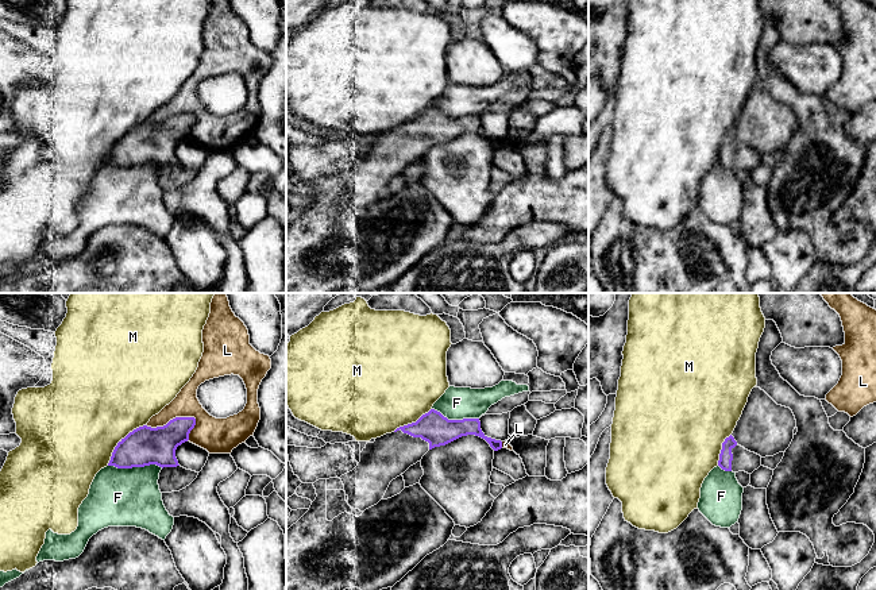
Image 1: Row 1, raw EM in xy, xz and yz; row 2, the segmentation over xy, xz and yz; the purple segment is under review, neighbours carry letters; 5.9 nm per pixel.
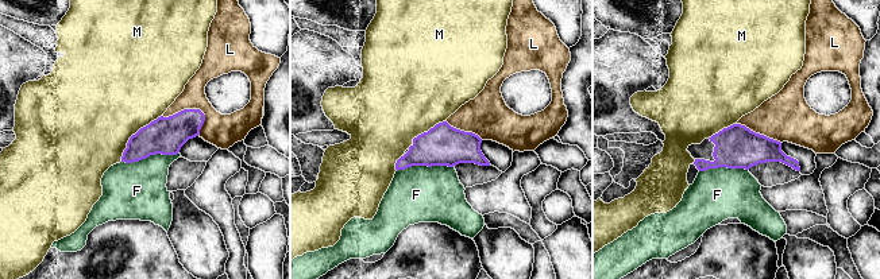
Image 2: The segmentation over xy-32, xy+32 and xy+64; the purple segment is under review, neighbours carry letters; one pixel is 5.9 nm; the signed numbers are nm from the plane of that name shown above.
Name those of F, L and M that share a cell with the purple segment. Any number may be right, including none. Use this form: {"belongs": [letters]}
{"belongs": []}

